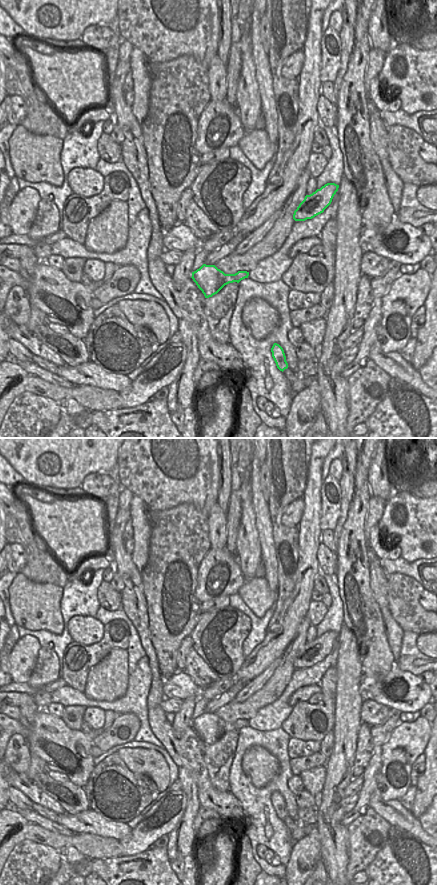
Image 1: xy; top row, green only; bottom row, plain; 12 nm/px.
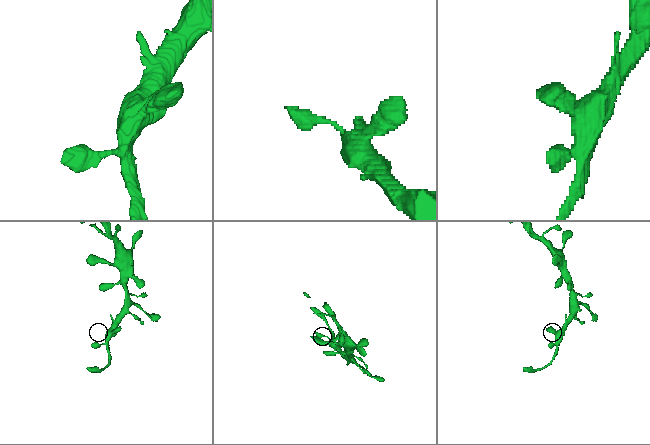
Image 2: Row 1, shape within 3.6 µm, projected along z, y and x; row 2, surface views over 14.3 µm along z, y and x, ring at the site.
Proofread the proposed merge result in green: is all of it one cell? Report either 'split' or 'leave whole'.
leave whole

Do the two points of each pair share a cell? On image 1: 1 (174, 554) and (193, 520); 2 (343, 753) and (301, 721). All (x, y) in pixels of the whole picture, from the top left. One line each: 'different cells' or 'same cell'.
1: same cell
2: different cells

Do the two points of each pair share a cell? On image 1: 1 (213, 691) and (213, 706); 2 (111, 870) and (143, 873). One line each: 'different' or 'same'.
1: different
2: same

